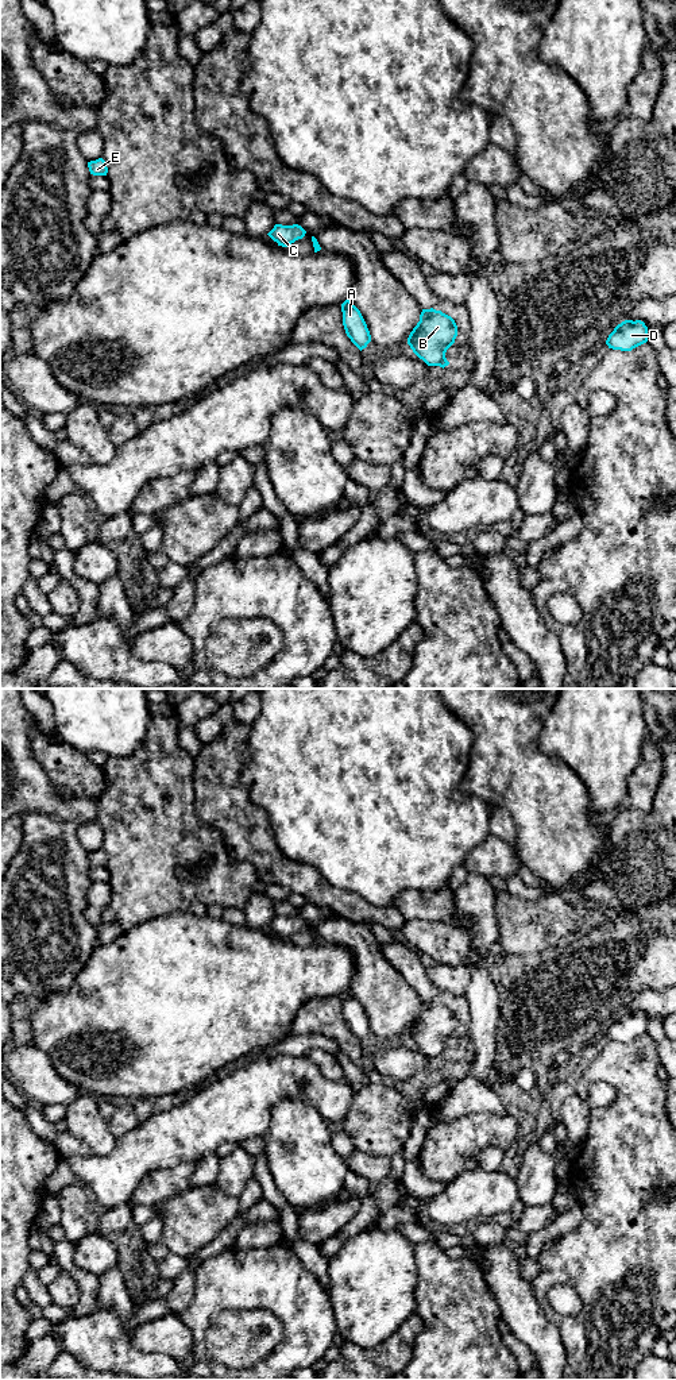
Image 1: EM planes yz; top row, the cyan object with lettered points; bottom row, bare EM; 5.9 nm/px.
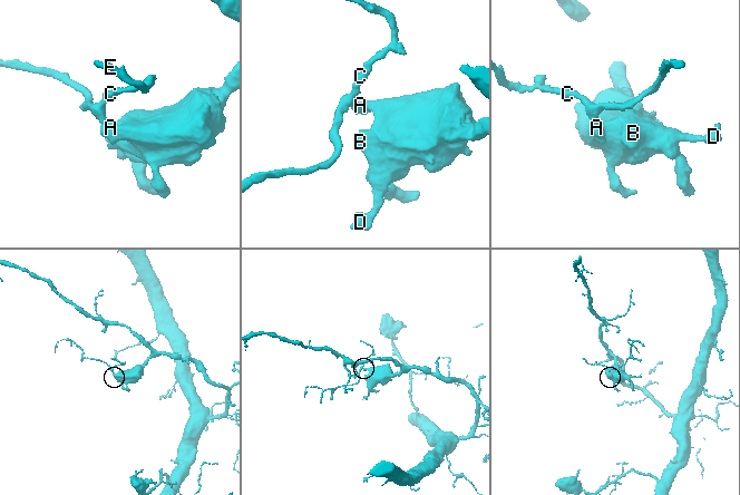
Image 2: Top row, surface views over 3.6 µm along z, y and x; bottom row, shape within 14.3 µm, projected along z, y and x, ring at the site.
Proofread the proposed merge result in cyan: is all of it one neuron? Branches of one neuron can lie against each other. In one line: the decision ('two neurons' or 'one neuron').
two neurons

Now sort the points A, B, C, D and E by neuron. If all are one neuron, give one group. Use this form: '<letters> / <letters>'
A B D / C E

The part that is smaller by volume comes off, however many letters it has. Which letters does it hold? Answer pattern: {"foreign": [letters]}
{"foreign": ["C", "E"]}

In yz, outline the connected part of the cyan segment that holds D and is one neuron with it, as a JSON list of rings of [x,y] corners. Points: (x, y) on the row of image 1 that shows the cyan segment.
[[[625,320],[609,335],[606,344],[609,348],[631,351],[648,342],[648,327],[641,320]]]

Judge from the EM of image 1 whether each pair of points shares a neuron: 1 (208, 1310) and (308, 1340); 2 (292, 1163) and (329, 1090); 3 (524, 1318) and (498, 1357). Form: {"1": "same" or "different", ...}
{"1": "same", "2": "different", "3": "different"}

